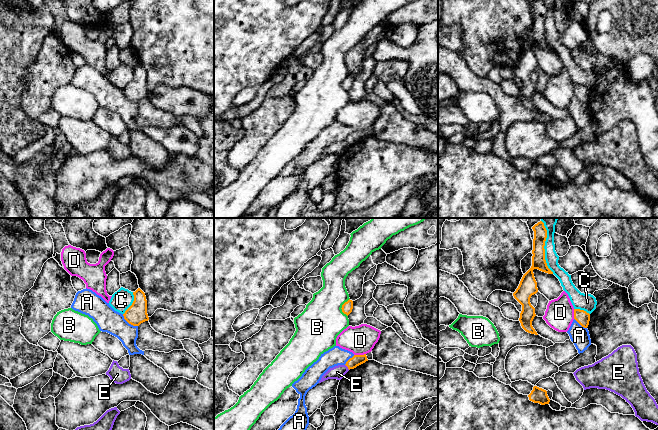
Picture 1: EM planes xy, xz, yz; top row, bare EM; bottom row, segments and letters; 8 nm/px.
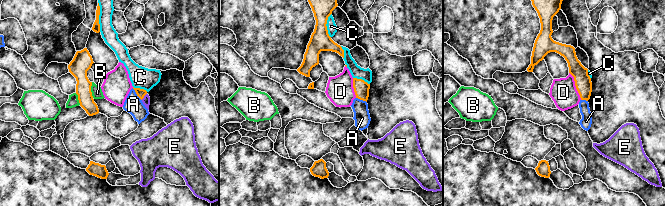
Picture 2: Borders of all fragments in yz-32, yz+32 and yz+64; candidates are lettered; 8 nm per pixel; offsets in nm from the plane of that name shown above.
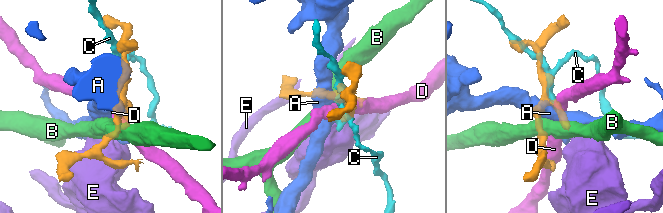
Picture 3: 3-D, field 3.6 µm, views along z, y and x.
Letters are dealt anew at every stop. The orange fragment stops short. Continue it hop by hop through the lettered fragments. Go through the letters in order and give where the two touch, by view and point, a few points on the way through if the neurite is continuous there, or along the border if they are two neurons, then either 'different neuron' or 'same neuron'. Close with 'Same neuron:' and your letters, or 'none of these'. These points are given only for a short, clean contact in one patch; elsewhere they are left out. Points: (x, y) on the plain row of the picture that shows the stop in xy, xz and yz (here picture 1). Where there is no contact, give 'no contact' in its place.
A: xy (129, 99) | along xy (122, 90), (129, 99), (137, 102) | different neuron
B: xz (342, 83) | along xz (349, 74), (341, 84), (347, 92) | different neuron
C: yz (544, 25) | different neuron
D: xz (359, 131) | along xz (365, 129), (354, 131) | different neuron
E: xz (347, 142) | along xz (345, 140), (349, 145) | different neuron
Same neuron: none of these

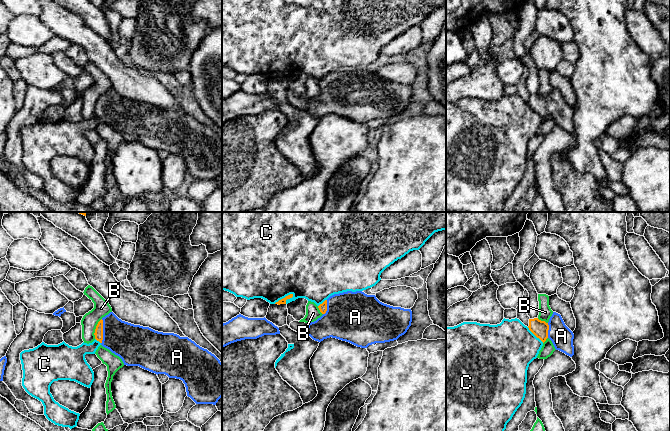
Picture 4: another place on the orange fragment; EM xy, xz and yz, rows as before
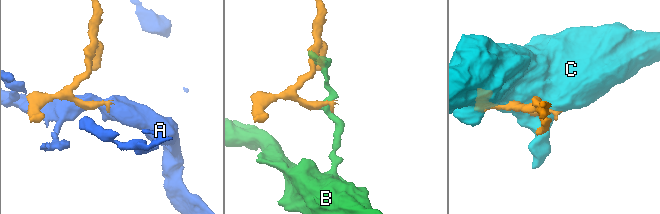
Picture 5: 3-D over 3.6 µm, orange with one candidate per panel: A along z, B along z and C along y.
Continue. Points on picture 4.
A: xy (102, 107) | across xy (98, 109), (102, 107), (110, 107), (130, 118) | same neuron
B: xy (96, 104) | different neuron
C: xz (283, 74) | different neuron
Same neuron: A

